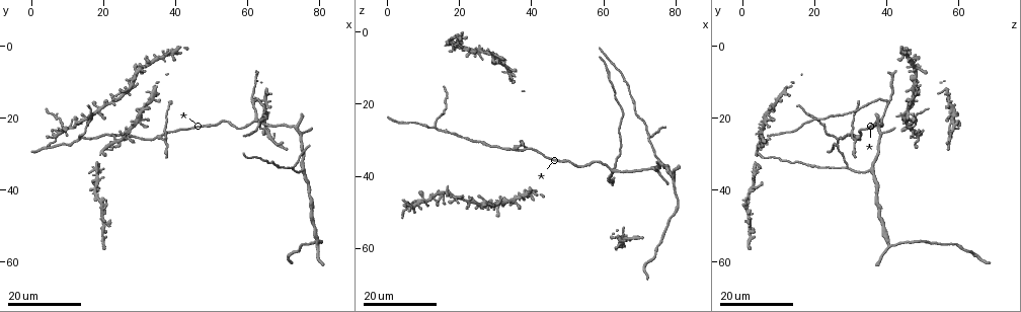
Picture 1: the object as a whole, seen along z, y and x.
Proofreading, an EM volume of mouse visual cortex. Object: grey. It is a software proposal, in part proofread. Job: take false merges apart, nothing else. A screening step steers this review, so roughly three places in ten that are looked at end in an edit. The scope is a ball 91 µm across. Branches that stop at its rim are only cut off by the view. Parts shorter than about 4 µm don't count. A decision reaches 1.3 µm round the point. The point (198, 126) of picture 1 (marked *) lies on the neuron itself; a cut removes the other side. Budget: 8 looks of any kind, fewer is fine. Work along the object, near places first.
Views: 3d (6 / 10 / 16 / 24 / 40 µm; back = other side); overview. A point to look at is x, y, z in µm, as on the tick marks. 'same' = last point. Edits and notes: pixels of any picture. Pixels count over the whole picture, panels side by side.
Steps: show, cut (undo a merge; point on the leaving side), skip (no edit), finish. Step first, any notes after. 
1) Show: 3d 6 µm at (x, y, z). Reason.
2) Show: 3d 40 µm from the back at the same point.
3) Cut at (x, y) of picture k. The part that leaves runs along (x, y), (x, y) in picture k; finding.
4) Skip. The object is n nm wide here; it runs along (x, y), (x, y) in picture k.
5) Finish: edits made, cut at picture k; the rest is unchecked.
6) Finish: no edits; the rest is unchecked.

Show: 3d 16 µm at (73.0, 33.5, 29.0). Three arms meet.

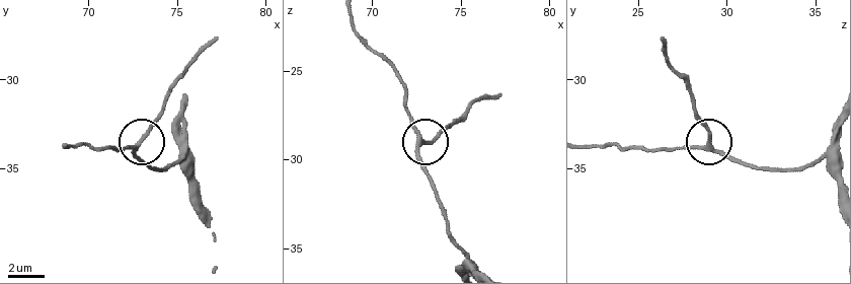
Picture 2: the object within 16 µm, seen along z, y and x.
Show: 3d 10 µm at (72.9, 33.5, 29.1).

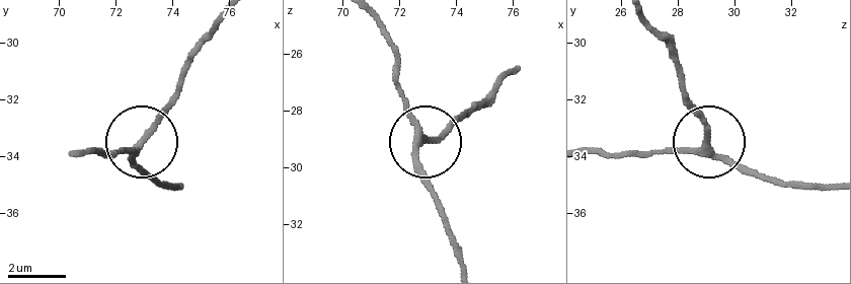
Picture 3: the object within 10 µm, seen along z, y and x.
Skip. 3 arms meet here; it runs along (828, 187), (784, 187), (725, 159), (685, 94) in picture 3; one neuron here.

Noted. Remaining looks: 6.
Show: 3d 24 µm at (75.0, 34.5, 35.5).

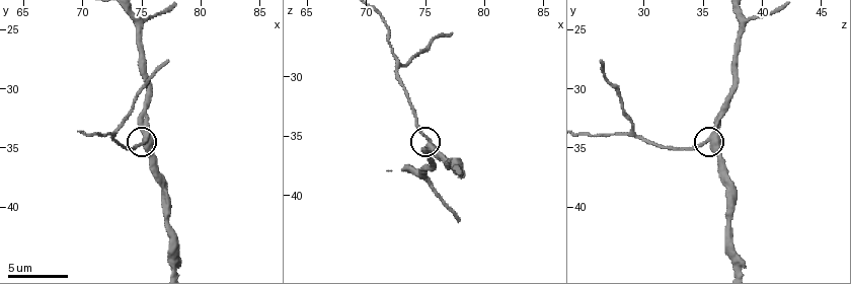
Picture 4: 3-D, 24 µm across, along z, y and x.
Show: 3d 10 µm at (75.2, 34.6, 35.4).

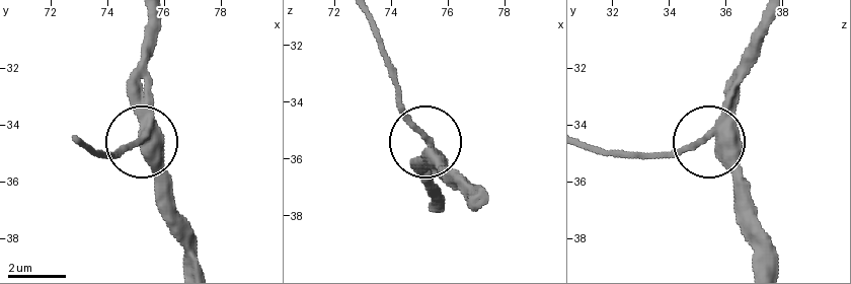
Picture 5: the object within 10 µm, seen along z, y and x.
Skip. The side arm is 40 µm long; it runs along (147, 17), (147, 126), (142, 138), (105, 155) in picture 5; continuous, no second neuron.

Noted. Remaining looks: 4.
Show: 3d 24 µm at (62.0, 15.5, 40.5). Three arms meet.

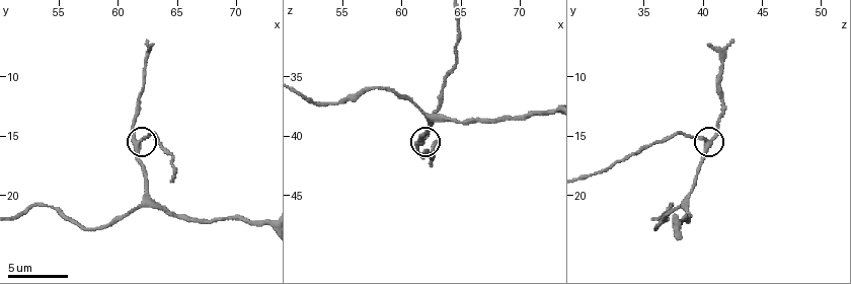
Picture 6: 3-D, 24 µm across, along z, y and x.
Show: 3d 10 µm at (61.6, 15.4, 40.4). Zoom in.

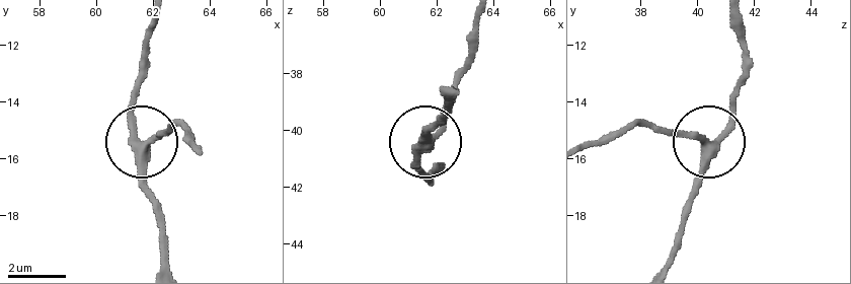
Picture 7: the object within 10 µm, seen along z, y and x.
Show: 3d 6 µm at (61.6, 15.6, 40.4).

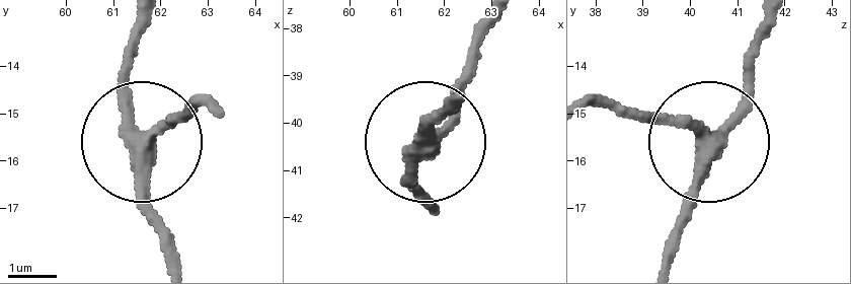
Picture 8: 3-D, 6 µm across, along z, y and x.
Skip. It runs along (663, 264), (707, 142), (744, 93), (756, 38) in picture 8; continuous, no second neuron.

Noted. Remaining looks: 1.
Finish: no edits; the rest is unchecked.

